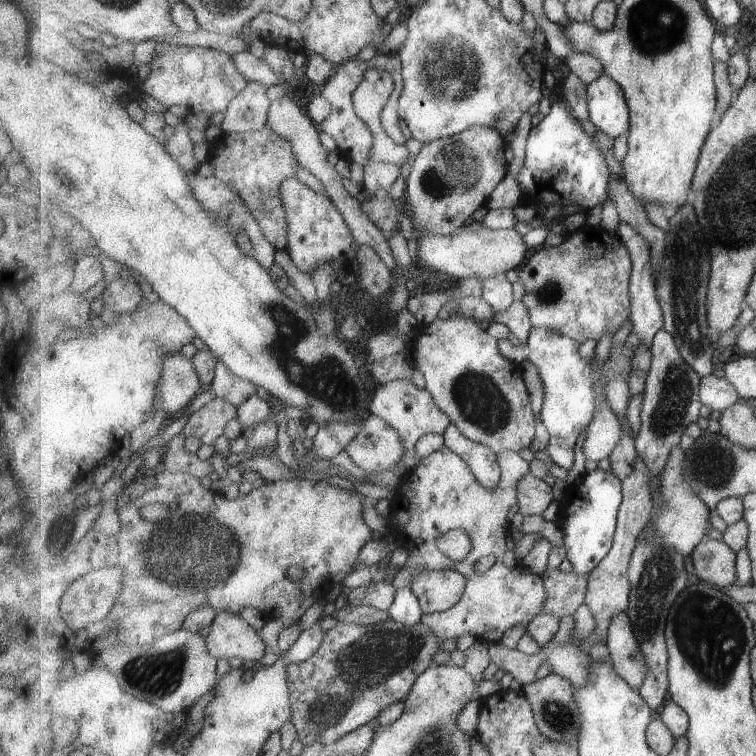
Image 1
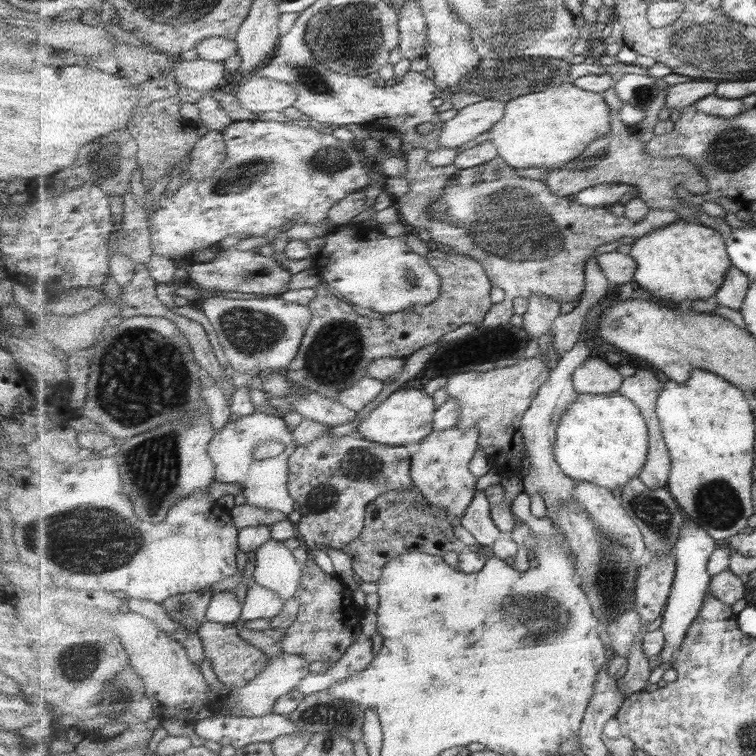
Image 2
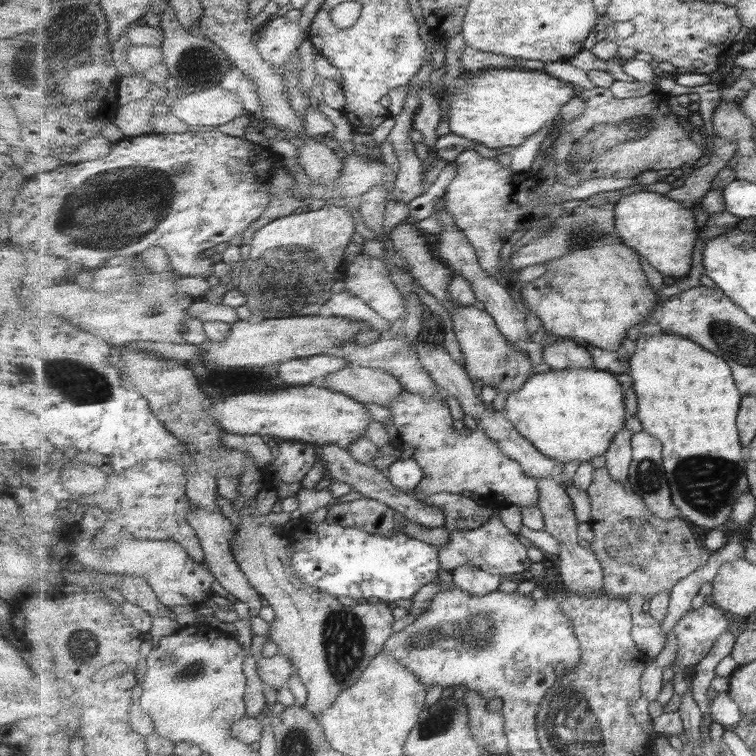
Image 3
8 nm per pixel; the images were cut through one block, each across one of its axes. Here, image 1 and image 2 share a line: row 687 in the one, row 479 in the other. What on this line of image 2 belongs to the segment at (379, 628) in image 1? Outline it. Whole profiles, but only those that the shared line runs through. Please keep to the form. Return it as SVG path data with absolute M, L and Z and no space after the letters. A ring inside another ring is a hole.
M329 430L325 431L317 440L298 445L289 467L288 489L302 509L298 534L309 553L326 548L343 551L345 545L363 532L370 502L385 492L415 487L412 455L405 446L384 445L355 433L335 437Z

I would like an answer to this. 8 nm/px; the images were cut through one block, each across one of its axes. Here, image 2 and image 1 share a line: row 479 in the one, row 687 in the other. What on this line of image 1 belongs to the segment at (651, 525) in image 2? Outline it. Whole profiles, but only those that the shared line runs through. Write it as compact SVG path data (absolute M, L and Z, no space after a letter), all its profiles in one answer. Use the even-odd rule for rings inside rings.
M628 612L613 616L609 627L608 644L610 660L617 674L625 679L631 688L641 690L647 680L647 658L633 632Z

